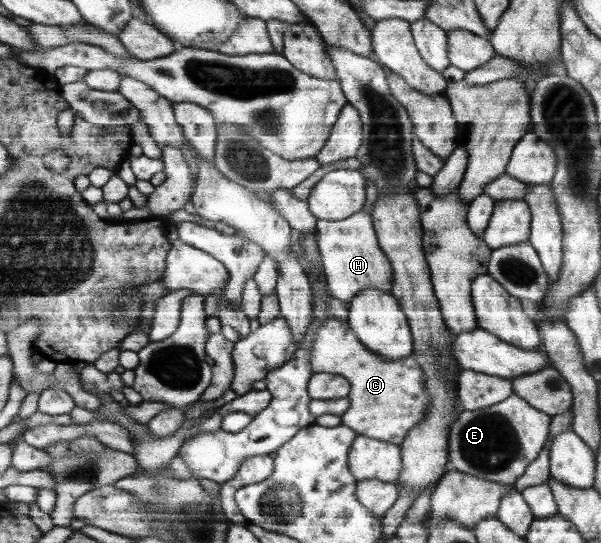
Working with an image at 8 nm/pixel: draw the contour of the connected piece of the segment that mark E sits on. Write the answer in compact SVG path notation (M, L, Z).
M511 395L491 407L475 411L464 410L461 418L452 425L450 432L450 465L448 469L462 471L487 481L513 485L525 475L526 469L538 459L542 449L546 447L551 432L551 421L553 421L553 417L550 414L535 409L535 406L518 395Z

